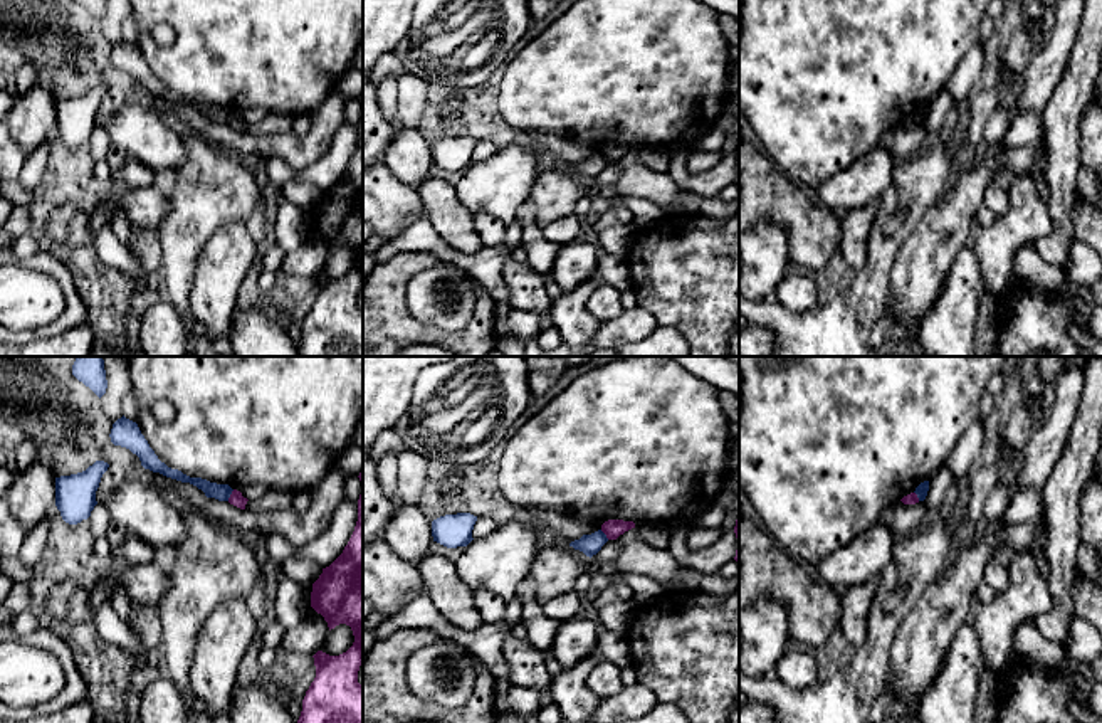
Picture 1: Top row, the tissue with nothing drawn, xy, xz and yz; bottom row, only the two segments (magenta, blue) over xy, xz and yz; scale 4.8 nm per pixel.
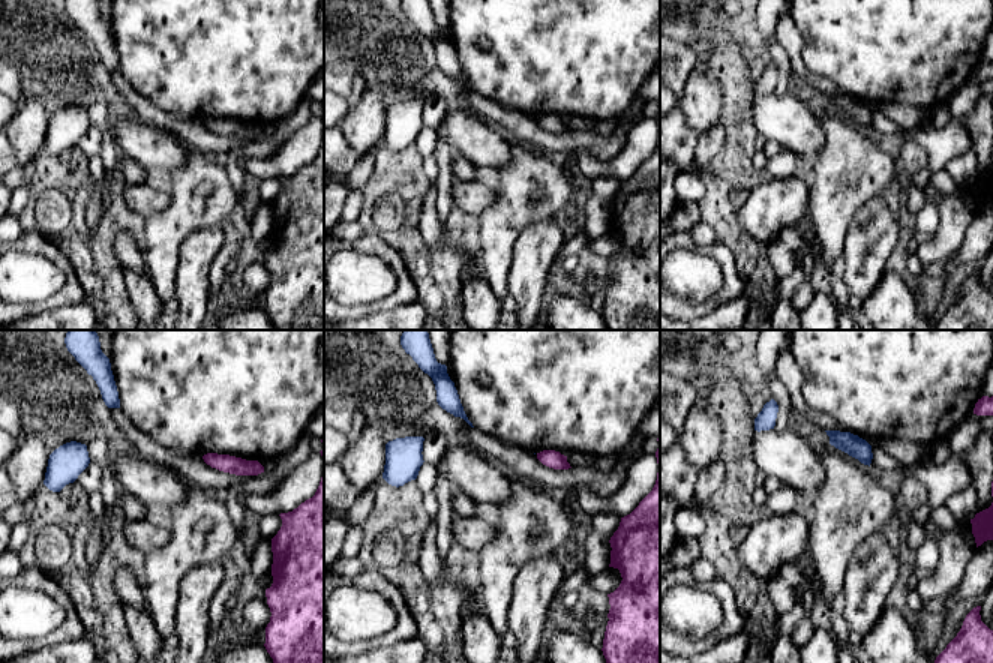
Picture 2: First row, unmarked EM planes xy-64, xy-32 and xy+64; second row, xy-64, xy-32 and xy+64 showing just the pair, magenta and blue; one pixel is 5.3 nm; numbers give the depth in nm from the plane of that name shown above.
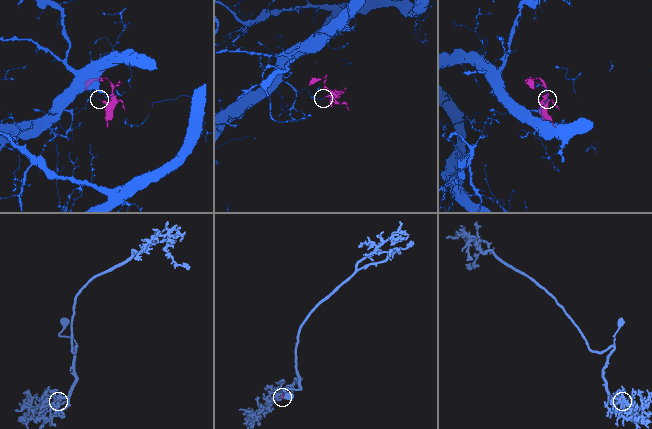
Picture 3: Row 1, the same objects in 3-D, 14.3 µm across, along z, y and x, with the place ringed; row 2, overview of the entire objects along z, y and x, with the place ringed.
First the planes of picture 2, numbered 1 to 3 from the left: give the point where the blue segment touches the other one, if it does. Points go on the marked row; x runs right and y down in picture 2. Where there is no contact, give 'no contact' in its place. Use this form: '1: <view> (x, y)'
1: no contact
2: no contact
3: no contact

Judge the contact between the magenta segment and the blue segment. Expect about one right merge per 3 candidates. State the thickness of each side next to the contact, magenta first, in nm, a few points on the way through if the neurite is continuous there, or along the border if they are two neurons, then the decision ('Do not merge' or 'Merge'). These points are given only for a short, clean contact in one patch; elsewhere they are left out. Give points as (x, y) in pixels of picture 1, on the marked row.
Thickness 70 nm (magenta) against 80 nm. Boundary: xy (234, 490), (227, 500). Do not merge

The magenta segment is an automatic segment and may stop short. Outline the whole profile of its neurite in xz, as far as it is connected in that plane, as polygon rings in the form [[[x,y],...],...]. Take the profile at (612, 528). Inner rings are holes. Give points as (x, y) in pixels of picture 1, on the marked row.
[[[608,520],[601,525],[601,531],[606,535],[608,540],[617,540],[620,535],[632,528],[635,528],[635,523],[623,520]]]

